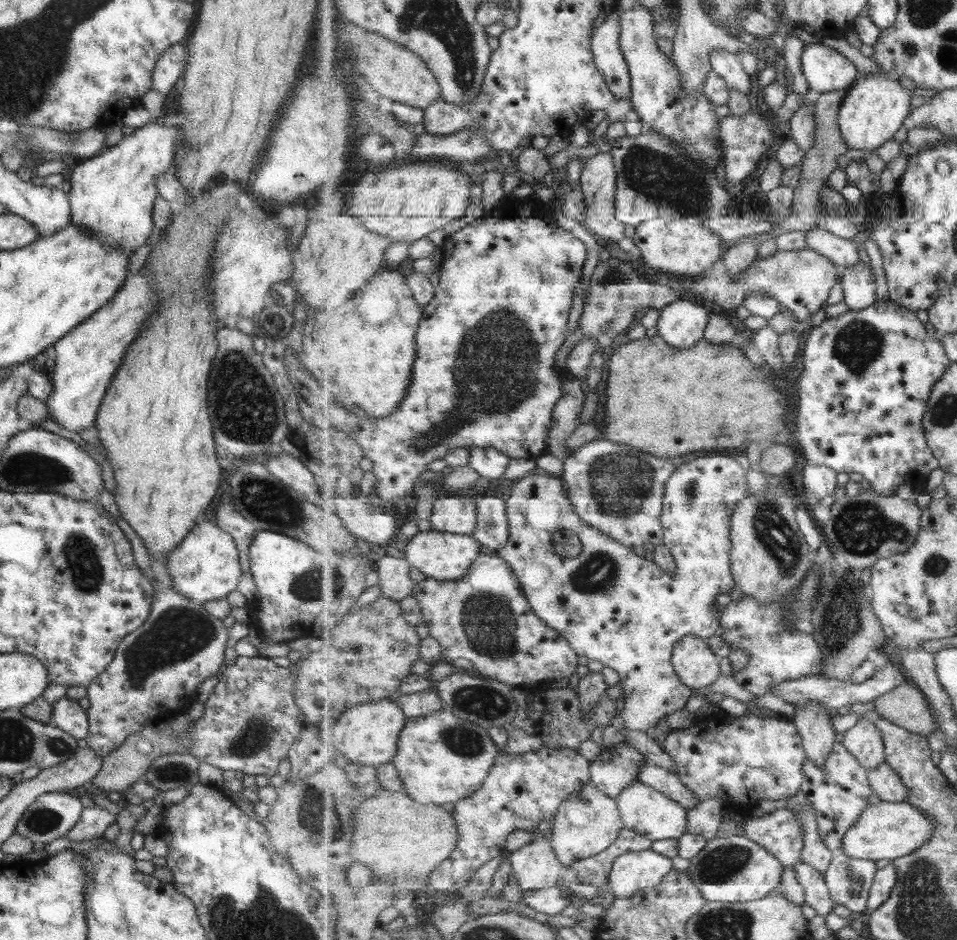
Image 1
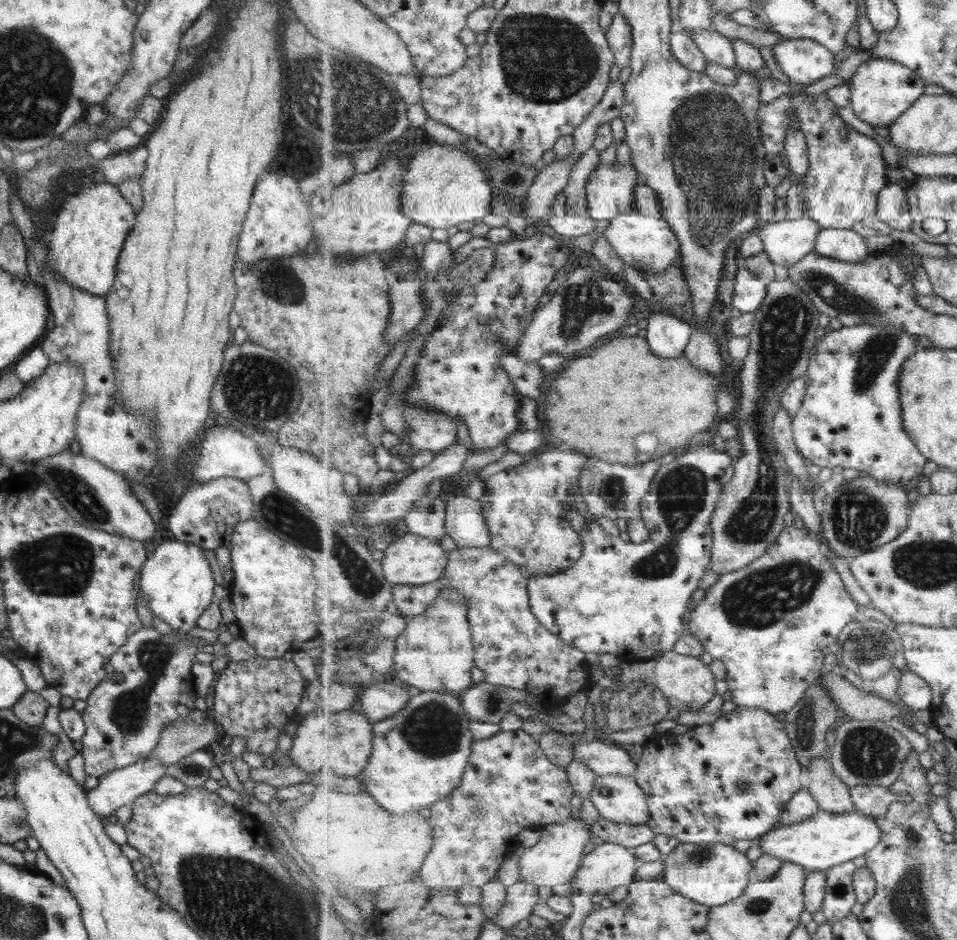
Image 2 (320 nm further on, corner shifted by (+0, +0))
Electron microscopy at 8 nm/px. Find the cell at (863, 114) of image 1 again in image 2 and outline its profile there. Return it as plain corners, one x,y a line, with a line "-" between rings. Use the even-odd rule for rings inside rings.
872,58
864,62
847,84
851,91
851,107
856,116
871,127
891,126
920,99
924,80
912,68
897,61

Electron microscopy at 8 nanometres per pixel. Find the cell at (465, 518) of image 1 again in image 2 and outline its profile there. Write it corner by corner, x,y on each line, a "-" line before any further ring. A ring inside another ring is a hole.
425,495
414,504
404,520
408,532
439,540
447,534
445,532
445,500
441,497
429,498

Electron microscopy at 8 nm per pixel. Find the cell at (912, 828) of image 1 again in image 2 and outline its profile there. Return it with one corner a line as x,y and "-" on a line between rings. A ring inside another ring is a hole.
820,810
809,820
799,824
789,824
785,828
774,828
765,836
760,836
760,846
765,855
777,857
785,862
799,864
809,871
821,871
851,862
853,858
865,857
867,852
877,848
883,840
883,831
875,817
863,815
853,810
837,814

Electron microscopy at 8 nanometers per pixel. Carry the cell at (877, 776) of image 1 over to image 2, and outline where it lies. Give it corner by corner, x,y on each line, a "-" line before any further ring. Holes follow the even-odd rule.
856,786
850,789
850,793
855,810
871,817
887,815
892,804
899,798
885,786

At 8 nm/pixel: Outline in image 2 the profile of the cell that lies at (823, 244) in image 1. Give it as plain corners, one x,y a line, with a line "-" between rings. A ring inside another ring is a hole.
811,217
783,220
761,226
758,235
764,240
764,251
776,264
776,278
788,278
788,268
816,250
817,235
822,226

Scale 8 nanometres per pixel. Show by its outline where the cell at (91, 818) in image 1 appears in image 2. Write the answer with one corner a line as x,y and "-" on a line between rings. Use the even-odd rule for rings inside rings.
143,759
108,772
98,778
96,787
86,792
89,808
105,821
117,807
154,790
155,783
166,775
166,767
160,760

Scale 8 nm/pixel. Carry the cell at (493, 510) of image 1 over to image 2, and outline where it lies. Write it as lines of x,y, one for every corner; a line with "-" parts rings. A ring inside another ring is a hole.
459,496
447,502
447,535
457,546
490,546
488,528
480,500

